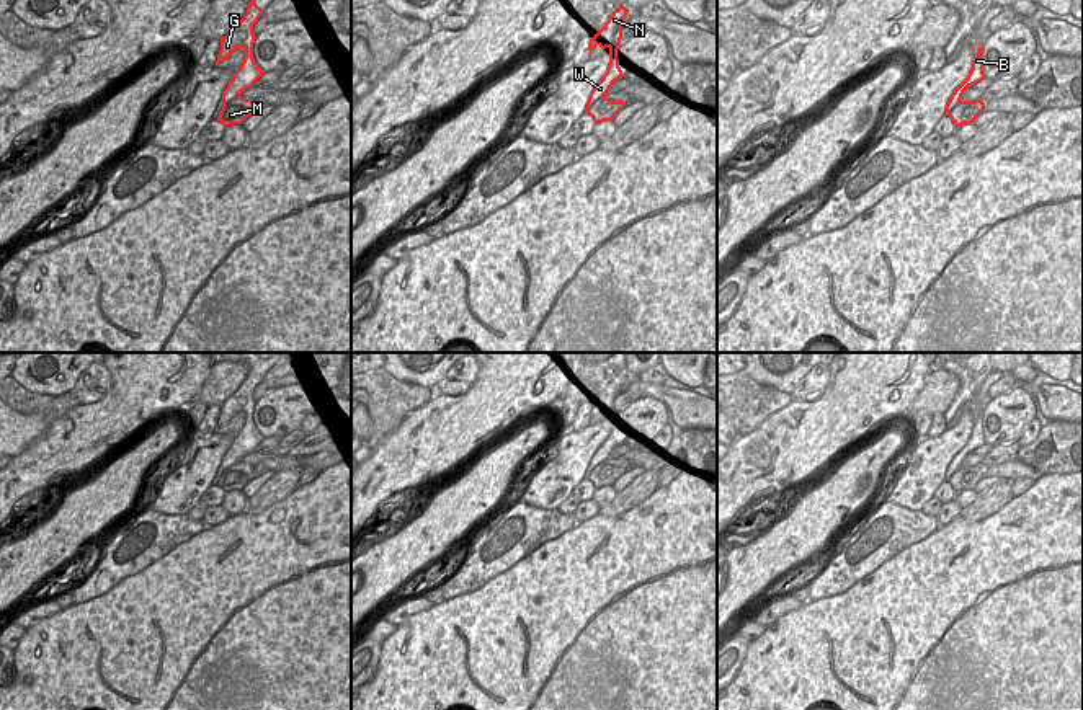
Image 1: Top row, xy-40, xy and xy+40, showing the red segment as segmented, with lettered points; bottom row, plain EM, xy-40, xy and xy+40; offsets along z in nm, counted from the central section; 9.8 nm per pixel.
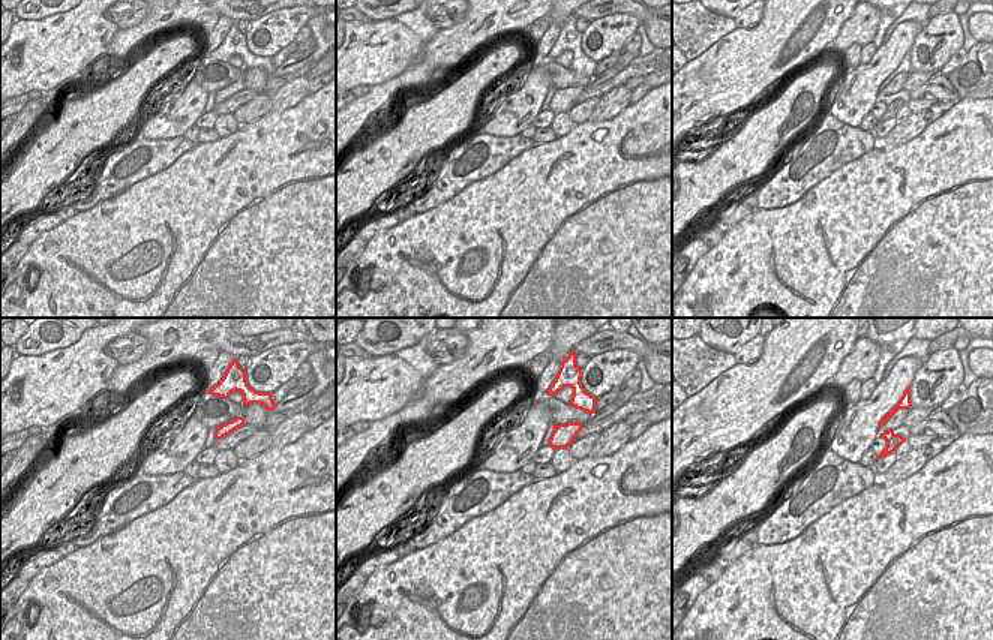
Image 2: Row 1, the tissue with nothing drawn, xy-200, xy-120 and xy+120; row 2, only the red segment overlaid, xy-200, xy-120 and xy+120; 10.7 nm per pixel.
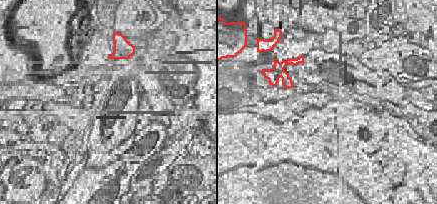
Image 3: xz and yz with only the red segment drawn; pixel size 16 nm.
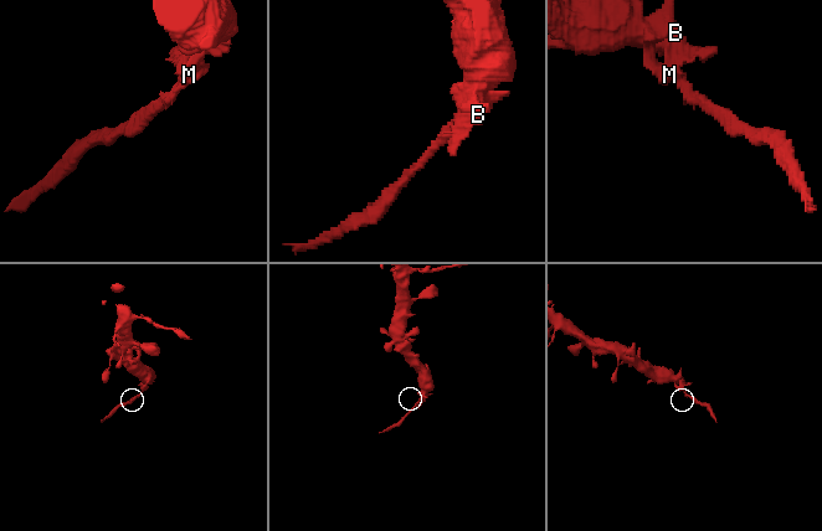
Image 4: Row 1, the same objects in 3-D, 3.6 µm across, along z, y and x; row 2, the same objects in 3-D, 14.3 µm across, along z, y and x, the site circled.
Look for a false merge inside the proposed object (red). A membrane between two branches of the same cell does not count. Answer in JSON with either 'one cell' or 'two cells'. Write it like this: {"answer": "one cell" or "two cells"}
{"answer": "two cells"}

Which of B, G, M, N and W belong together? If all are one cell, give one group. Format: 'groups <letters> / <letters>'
groups B G N W / M

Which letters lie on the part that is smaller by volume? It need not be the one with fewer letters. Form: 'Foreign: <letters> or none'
Foreign: M

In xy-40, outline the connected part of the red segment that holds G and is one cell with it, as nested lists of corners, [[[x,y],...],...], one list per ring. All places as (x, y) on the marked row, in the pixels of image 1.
[[[256,0],[248,2],[247,13],[238,24],[221,39],[221,51],[217,54],[217,64],[225,60],[235,49],[243,49],[245,57],[240,69],[234,73],[227,88],[222,91],[222,106],[240,96],[242,91],[252,88],[255,82],[265,73],[253,59],[255,33],[253,24],[263,15],[263,10],[256,5]]]

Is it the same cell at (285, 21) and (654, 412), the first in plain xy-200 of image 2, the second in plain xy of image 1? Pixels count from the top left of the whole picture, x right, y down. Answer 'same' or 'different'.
same

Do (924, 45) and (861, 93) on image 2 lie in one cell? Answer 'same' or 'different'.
different

